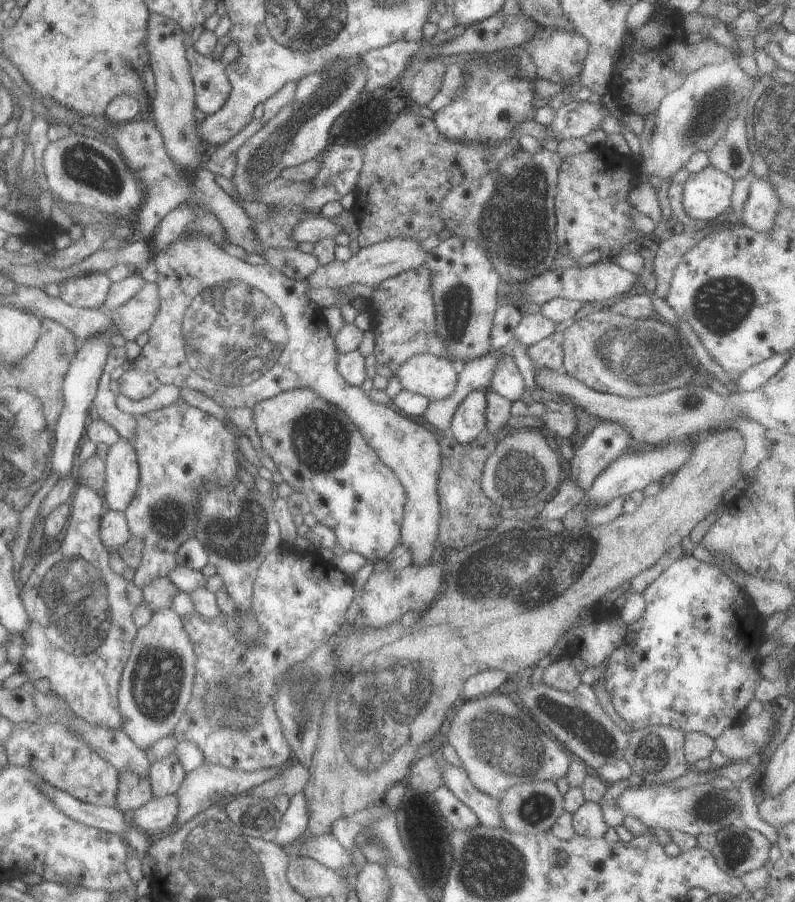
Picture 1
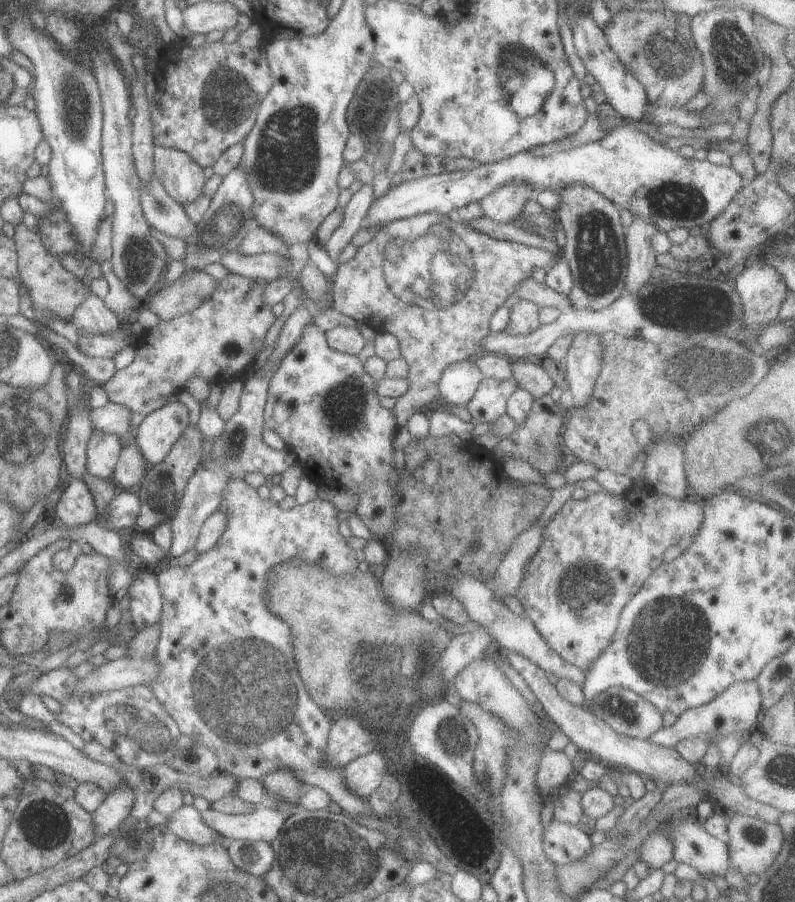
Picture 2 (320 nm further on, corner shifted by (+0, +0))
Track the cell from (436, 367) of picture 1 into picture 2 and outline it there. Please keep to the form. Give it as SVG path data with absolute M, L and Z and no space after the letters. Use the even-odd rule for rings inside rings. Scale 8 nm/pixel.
M474 360L457 361L444 365L433 386L441 401L455 406L465 406L482 378Z

